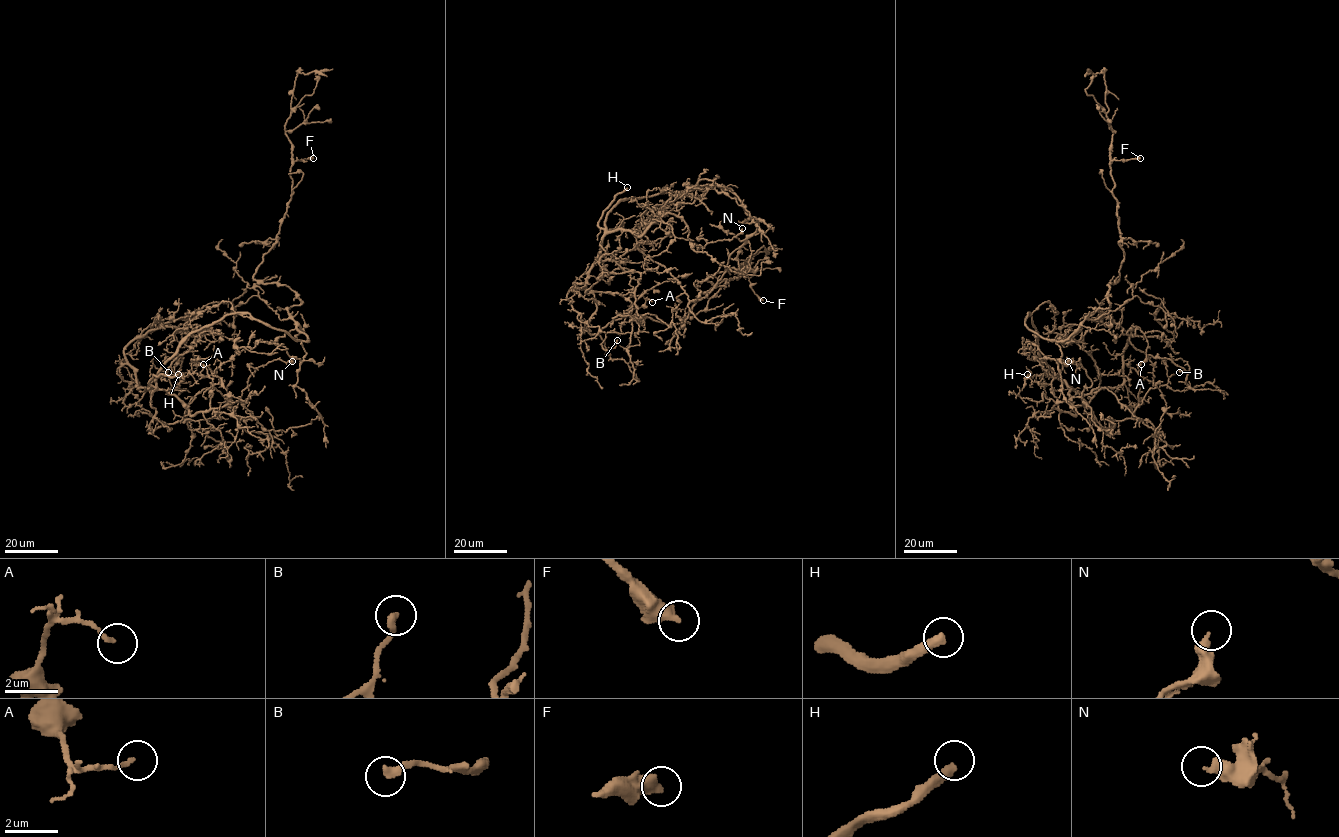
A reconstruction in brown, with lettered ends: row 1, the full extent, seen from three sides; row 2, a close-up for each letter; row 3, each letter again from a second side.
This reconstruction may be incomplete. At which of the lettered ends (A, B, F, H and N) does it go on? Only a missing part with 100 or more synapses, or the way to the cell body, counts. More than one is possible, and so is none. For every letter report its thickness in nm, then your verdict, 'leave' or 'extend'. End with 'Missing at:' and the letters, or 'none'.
A: 150 nm thick; leave
B: 280 nm thick; leave
F: 460 nm thick; leave
H: 360 nm thick; extend
N: 400 nm thick; leave
Missing at: H

